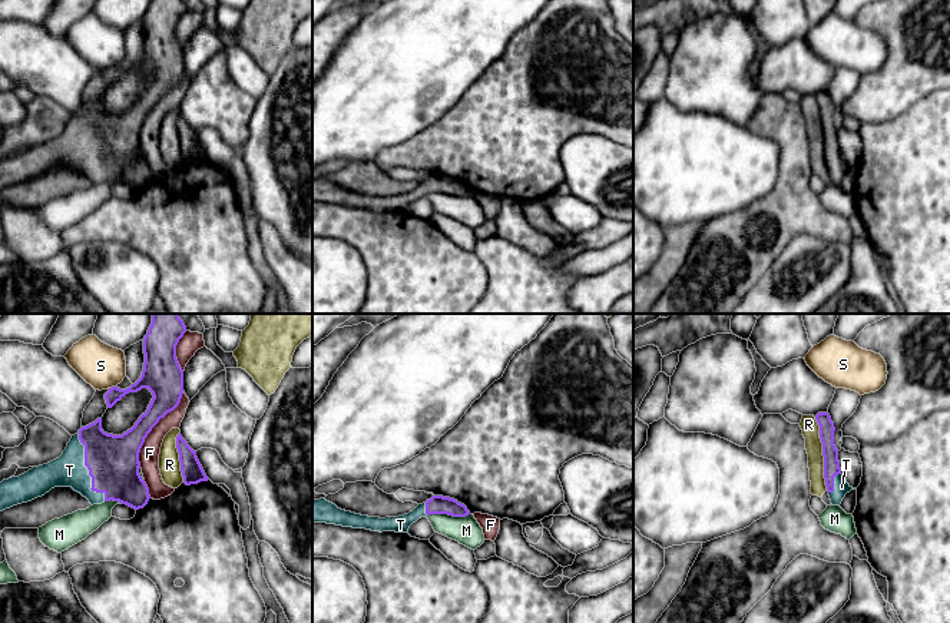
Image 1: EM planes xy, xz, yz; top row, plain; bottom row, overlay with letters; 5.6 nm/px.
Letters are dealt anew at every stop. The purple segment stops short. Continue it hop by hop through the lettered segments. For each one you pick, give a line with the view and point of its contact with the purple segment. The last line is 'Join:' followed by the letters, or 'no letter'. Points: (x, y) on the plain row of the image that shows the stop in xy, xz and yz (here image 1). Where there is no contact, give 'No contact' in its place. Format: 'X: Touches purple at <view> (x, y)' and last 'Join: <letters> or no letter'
T: Touches purple at xy (89, 151)
Join: T

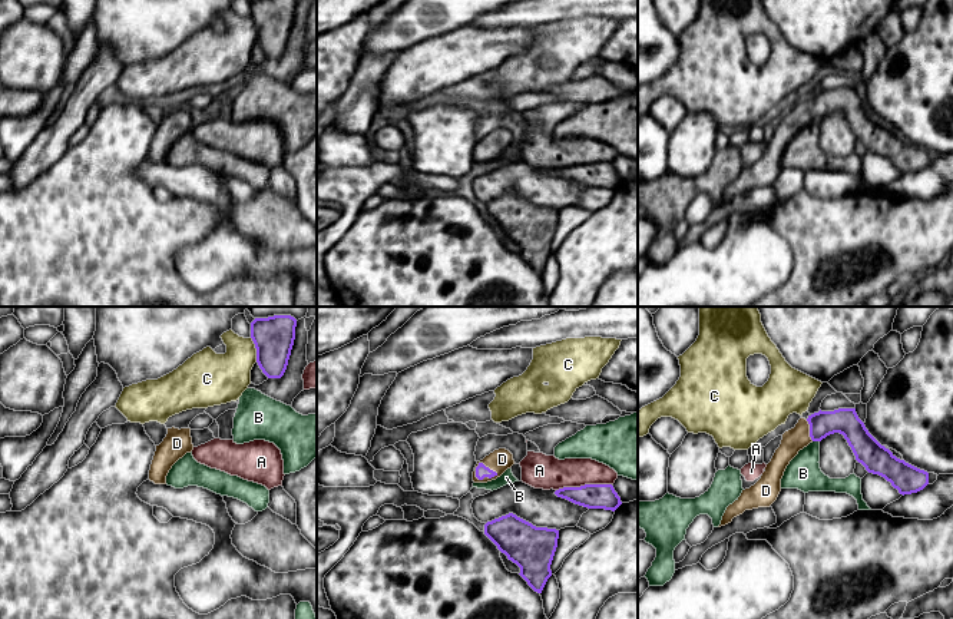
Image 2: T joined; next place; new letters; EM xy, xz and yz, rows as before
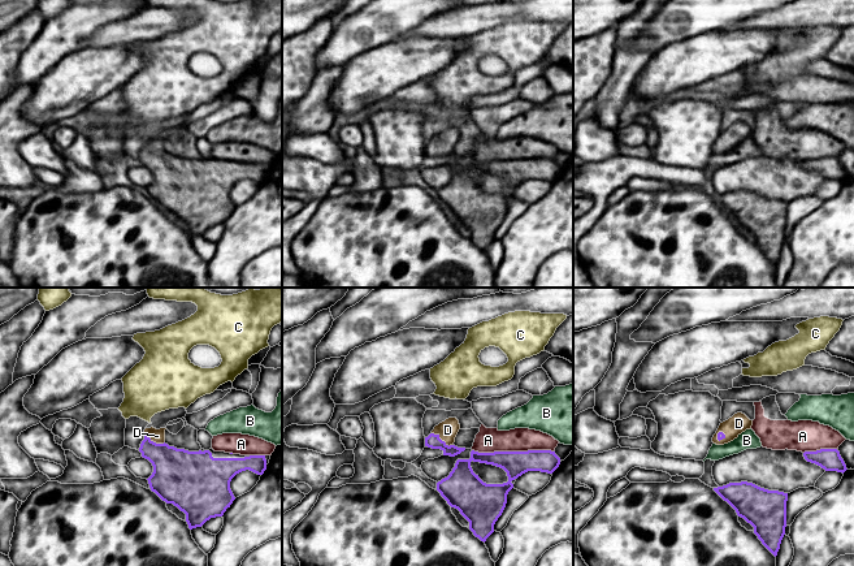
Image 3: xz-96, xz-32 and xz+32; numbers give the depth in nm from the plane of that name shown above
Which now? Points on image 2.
D: Touches purple at xz (485, 145)
Join: D

